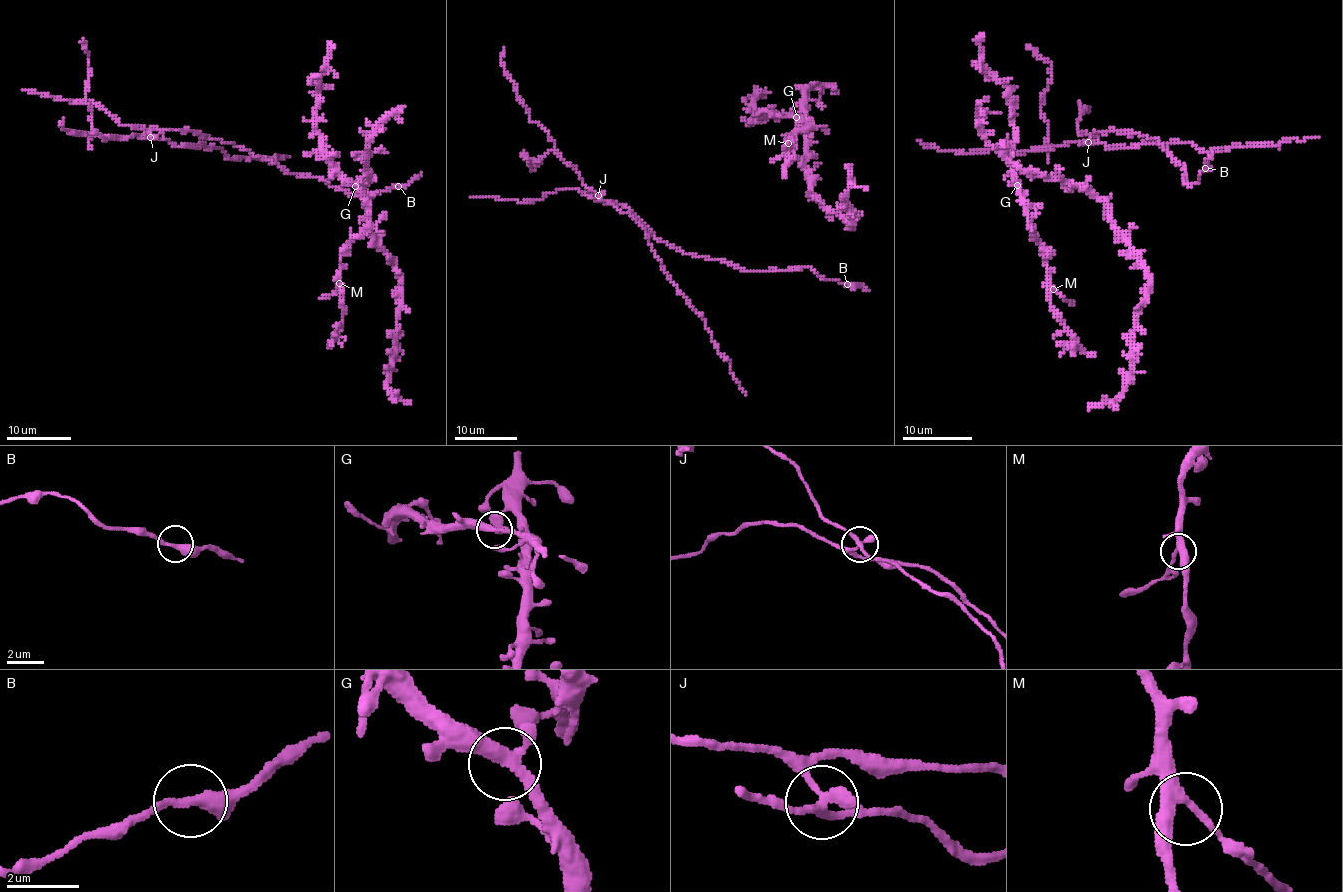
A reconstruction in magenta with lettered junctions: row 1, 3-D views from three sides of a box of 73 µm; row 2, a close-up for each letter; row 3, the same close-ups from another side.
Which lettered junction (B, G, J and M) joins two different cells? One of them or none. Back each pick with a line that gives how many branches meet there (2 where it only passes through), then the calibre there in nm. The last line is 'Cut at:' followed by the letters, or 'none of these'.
J: 3 | 280 nm
Cut at: J

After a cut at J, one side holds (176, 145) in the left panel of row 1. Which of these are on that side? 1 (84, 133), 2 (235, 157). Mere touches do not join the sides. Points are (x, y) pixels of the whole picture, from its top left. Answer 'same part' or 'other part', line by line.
1: same part
2: same part

